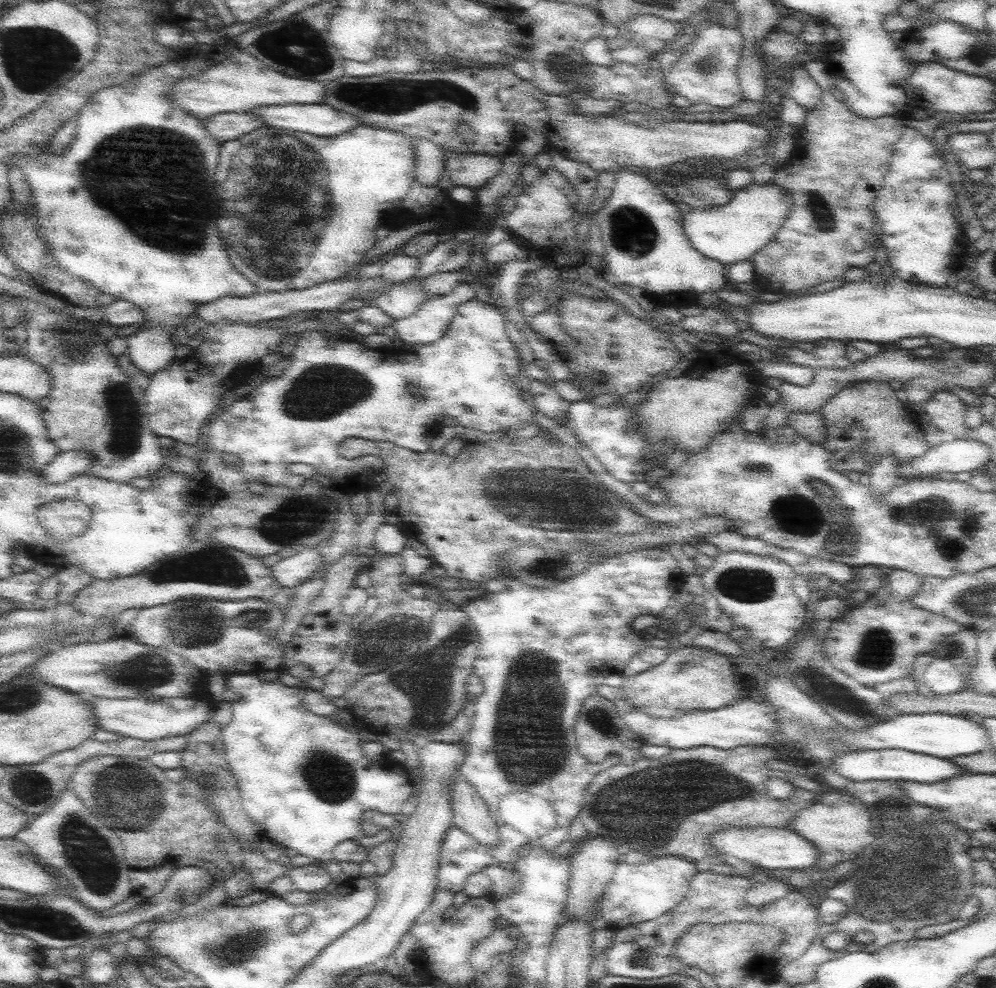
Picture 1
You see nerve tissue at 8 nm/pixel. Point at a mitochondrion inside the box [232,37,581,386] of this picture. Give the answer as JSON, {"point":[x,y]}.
{"point":[394,96]}

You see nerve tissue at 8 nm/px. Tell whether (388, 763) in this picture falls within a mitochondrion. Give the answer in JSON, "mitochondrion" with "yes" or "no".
{"mitochondrion":"no"}

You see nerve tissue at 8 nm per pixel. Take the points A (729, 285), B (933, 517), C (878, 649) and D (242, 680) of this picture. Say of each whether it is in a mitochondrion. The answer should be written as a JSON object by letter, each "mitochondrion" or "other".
{"A":"other","B":"mitochondrion","C":"mitochondrion","D":"other"}

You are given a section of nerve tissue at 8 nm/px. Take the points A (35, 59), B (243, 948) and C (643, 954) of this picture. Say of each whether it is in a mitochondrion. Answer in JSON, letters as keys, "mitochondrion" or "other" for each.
{"A":"mitochondrion","B":"mitochondrion","C":"mitochondrion"}

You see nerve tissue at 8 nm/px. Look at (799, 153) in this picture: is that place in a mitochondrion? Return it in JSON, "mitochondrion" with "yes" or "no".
{"mitochondrion":"no"}

